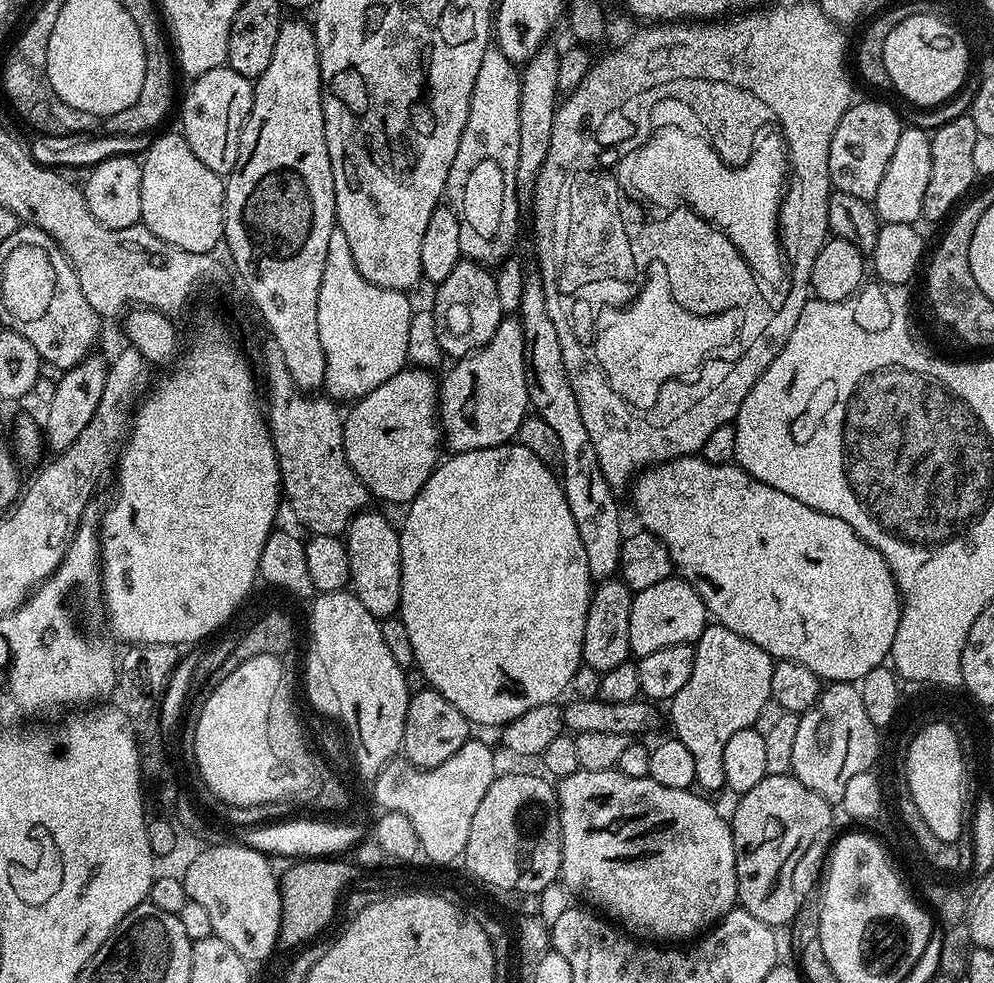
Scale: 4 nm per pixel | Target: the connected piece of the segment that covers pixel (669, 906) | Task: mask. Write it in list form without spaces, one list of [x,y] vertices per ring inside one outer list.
[[[581,770],[563,777],[556,788],[556,804],[560,808],[560,829],[562,830],[562,862],[560,863],[559,879],[569,893],[577,892],[578,895],[585,896],[589,900],[587,903],[593,909],[599,910],[609,921],[617,920],[621,924],[621,926],[619,925],[621,929],[627,930],[633,937],[639,938],[641,941],[688,942],[699,937],[709,931],[717,922],[723,921],[724,915],[732,911],[738,900],[732,825],[726,819],[725,813],[723,816],[707,799],[711,800],[707,795],[696,790],[687,788],[670,790],[670,786],[658,786],[658,782],[649,780],[647,776],[630,778],[619,770],[607,772]]]

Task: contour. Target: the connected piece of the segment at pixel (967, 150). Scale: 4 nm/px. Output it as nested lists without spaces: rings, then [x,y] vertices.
[[[968,114],[956,116],[953,120],[946,121],[937,132],[931,133],[930,183],[926,186],[926,198],[922,198],[923,219],[925,221],[940,219],[943,221],[973,191],[973,189],[971,190],[972,183],[977,183],[978,180],[973,161],[976,135],[978,135],[976,127],[971,115]]]

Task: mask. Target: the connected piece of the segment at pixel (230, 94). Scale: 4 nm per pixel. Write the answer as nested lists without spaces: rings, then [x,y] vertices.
[[[225,66],[206,70],[206,74],[195,77],[189,84],[192,85],[180,108],[179,127],[183,138],[205,166],[210,166],[214,174],[227,178],[242,159],[240,139],[252,109],[253,81],[238,74],[238,70]]]

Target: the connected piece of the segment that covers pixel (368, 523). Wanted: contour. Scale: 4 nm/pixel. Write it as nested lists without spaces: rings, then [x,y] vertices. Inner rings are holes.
[[[380,512],[356,513],[348,523],[346,543],[350,558],[350,590],[378,618],[392,618],[400,611],[402,570],[400,569],[400,533]]]

